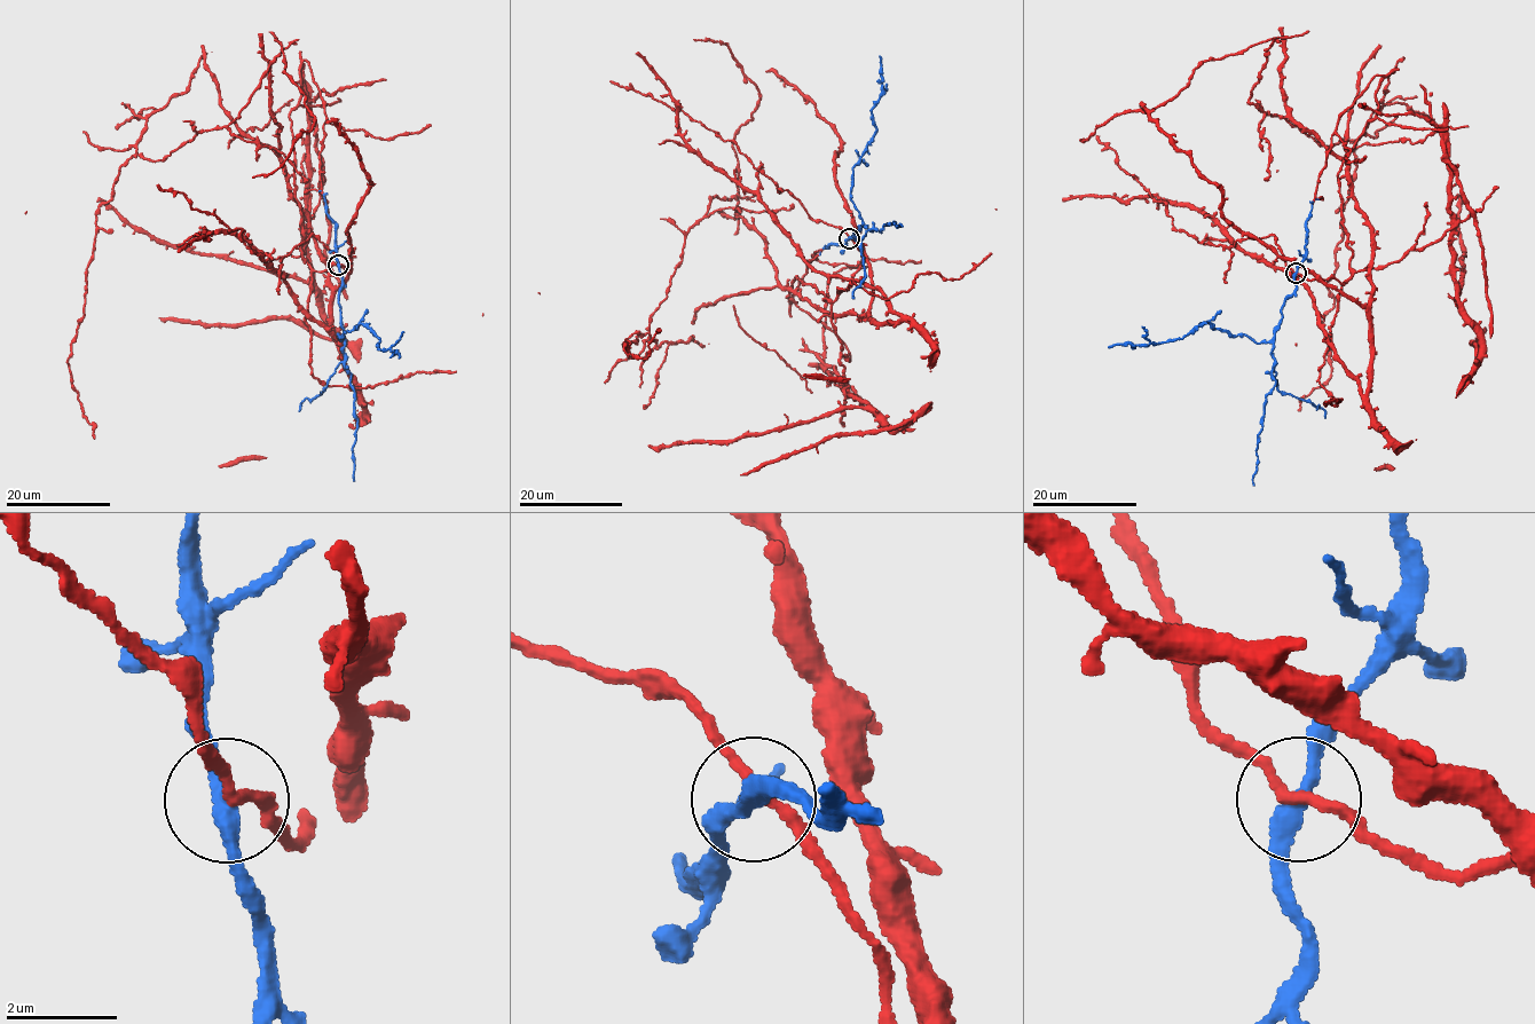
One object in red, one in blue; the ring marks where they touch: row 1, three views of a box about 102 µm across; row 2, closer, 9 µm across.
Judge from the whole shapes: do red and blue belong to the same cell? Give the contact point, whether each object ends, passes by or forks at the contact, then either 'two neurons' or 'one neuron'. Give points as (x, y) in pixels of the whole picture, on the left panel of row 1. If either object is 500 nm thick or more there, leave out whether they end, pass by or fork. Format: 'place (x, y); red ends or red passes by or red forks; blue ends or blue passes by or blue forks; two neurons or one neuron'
place (338, 265); red passes by; blue passes by; one neuron

